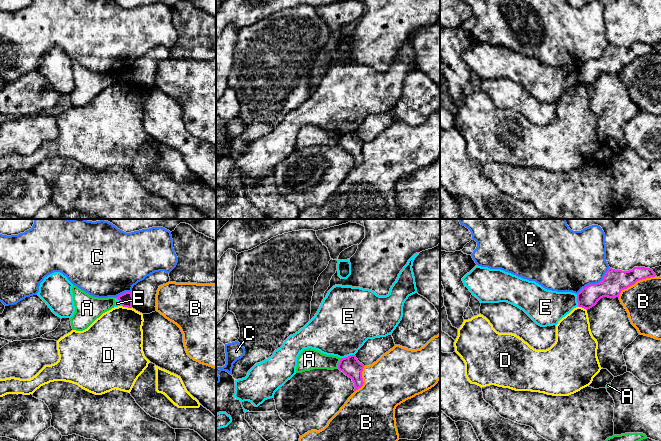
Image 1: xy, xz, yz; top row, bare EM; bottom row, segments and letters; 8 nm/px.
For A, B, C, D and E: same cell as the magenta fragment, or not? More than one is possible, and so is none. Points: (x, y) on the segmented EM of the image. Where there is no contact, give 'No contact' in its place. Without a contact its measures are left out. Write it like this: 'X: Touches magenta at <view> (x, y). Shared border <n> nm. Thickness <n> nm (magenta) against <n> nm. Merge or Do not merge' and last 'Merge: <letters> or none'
A: Touches magenta at xz (339, 363). Shared border 90 nm. Thickness 160 nm (magenta) against 170 nm. Do not merge
B: Touches magenta at yz (635, 282). Shared border 340 nm. Thickness 190 nm (magenta) against 300 nm. Do not merge
C: Touches magenta at yz (596, 283). Shared border 340 nm. Thickness 190 nm (magenta) against 460 nm. Do not merge
D: Touches magenta at xy (127, 306). Shared border 80 nm. Thickness 100 nm (magenta) against 420 nm. Do not merge
E: Touches magenta at xz (348, 356). Shared border 120 nm. Thickness 160 nm (magenta) against 460 nm. Do not merge
Merge: none

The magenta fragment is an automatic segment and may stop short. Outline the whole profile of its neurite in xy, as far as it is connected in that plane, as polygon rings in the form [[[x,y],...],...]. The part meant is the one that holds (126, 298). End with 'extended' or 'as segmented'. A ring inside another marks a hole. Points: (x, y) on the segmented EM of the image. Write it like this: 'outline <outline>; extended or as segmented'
outline [[[125,292],[115,298],[122,303],[123,307],[132,308],[132,301],[133,301],[132,292]]]; as segmented

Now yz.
outline [[[609,267],[602,281],[586,286],[577,294],[578,307],[588,310],[601,298],[619,297],[622,290],[634,285],[637,281],[655,276],[652,269],[645,267],[634,267],[629,271]]]; as segmented

